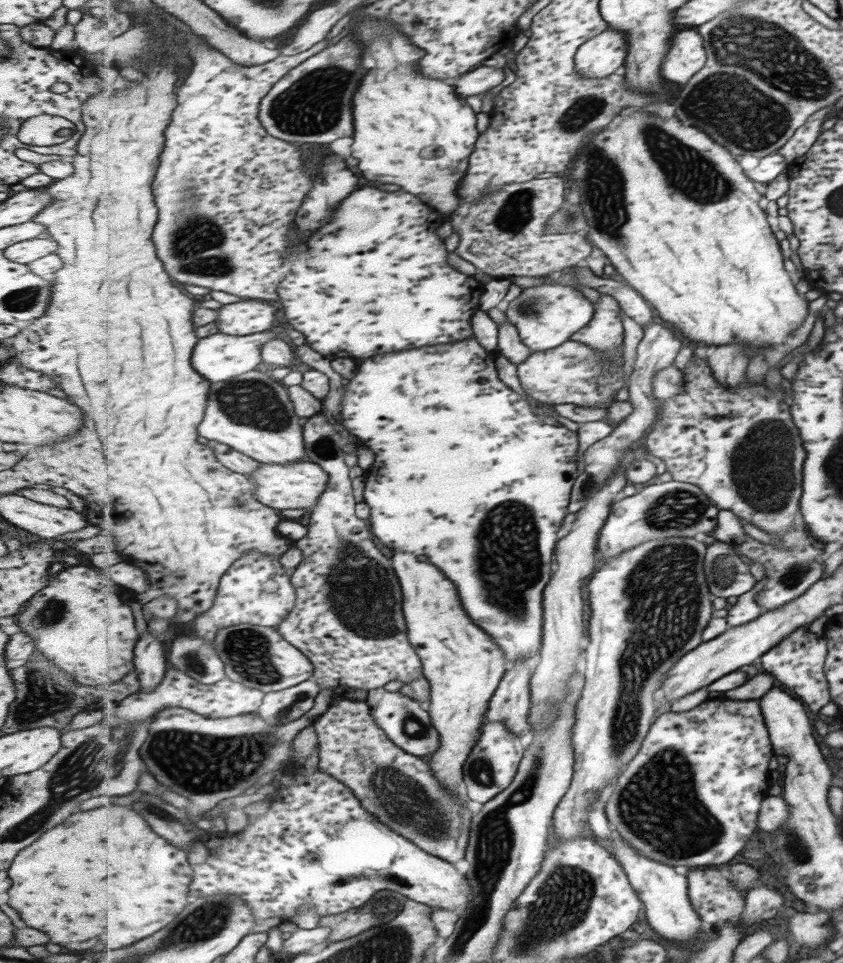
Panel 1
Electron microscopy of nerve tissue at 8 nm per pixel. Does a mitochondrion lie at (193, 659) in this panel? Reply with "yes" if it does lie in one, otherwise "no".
yes

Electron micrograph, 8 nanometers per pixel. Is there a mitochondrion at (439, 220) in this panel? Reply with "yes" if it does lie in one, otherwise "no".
no

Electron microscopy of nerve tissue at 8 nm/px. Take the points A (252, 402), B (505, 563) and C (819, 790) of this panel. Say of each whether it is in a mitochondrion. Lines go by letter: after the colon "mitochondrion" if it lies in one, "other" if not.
A: mitochondrion
B: mitochondrion
C: other

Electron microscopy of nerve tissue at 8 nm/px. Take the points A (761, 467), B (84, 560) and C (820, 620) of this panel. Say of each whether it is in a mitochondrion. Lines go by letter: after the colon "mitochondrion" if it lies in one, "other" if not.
A: mitochondrion
B: other
C: other

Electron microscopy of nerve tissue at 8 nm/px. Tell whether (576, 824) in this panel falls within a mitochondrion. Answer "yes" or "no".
no

